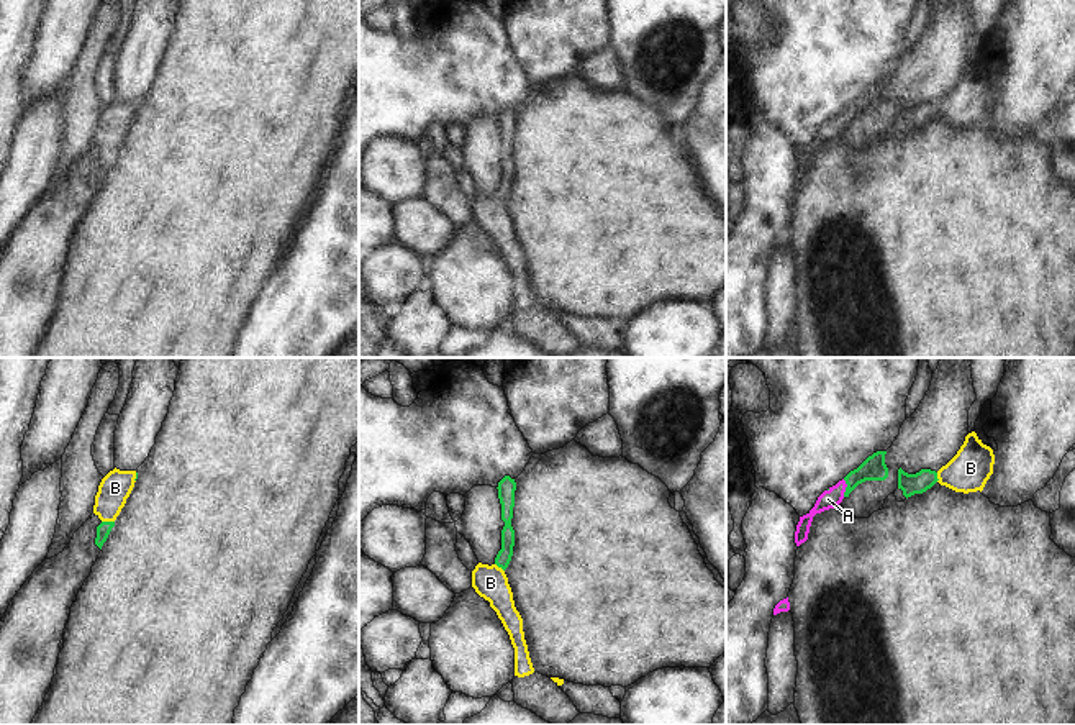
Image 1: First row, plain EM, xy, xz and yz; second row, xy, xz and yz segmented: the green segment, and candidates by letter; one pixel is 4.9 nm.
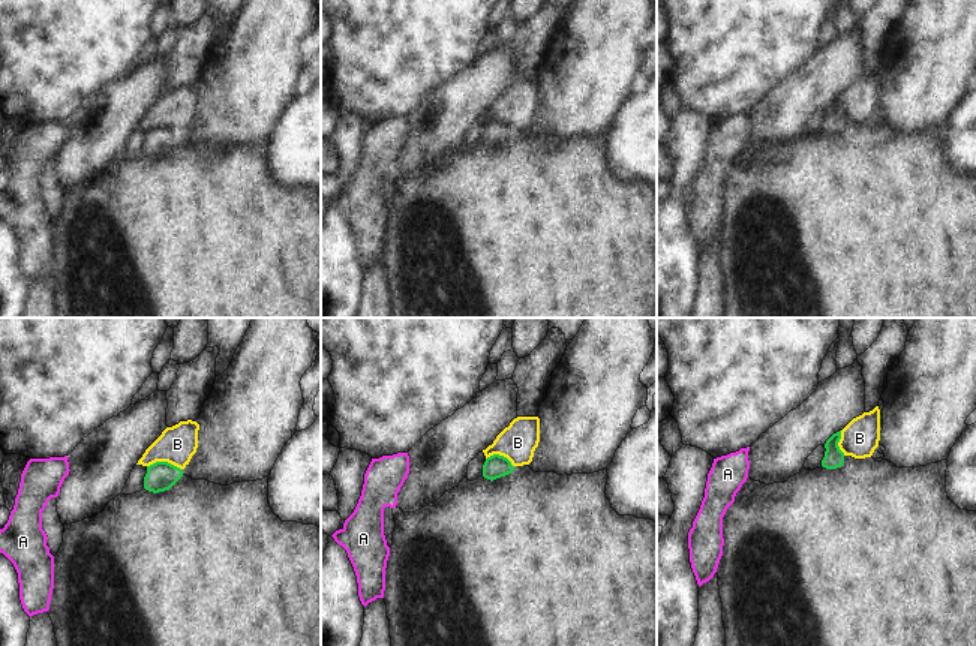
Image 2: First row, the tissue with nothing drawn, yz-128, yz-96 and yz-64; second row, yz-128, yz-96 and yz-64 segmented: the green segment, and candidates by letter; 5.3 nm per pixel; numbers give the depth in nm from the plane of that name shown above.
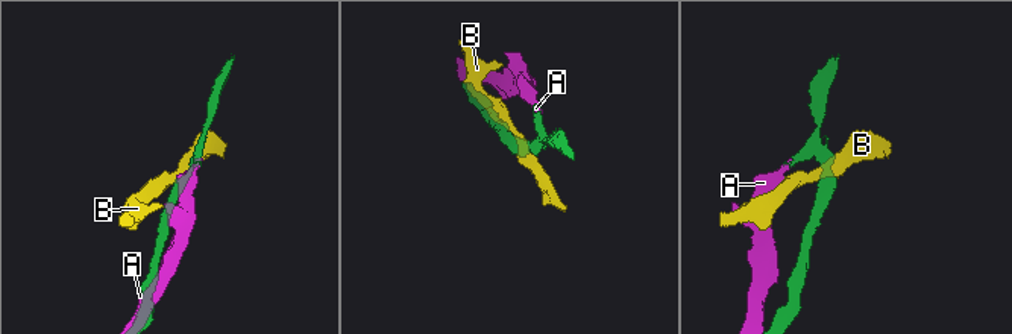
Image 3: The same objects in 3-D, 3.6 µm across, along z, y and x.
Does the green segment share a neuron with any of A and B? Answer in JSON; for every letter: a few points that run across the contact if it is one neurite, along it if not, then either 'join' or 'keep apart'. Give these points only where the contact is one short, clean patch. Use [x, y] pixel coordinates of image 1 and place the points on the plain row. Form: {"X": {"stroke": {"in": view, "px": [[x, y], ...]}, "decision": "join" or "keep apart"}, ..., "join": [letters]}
{"A": {"decision": "keep apart"}, "B": {"stroke": {"in": "xy", "px": [[102, 153], [113, 155]]}, "decision": "keep apart"}, "join": []}

